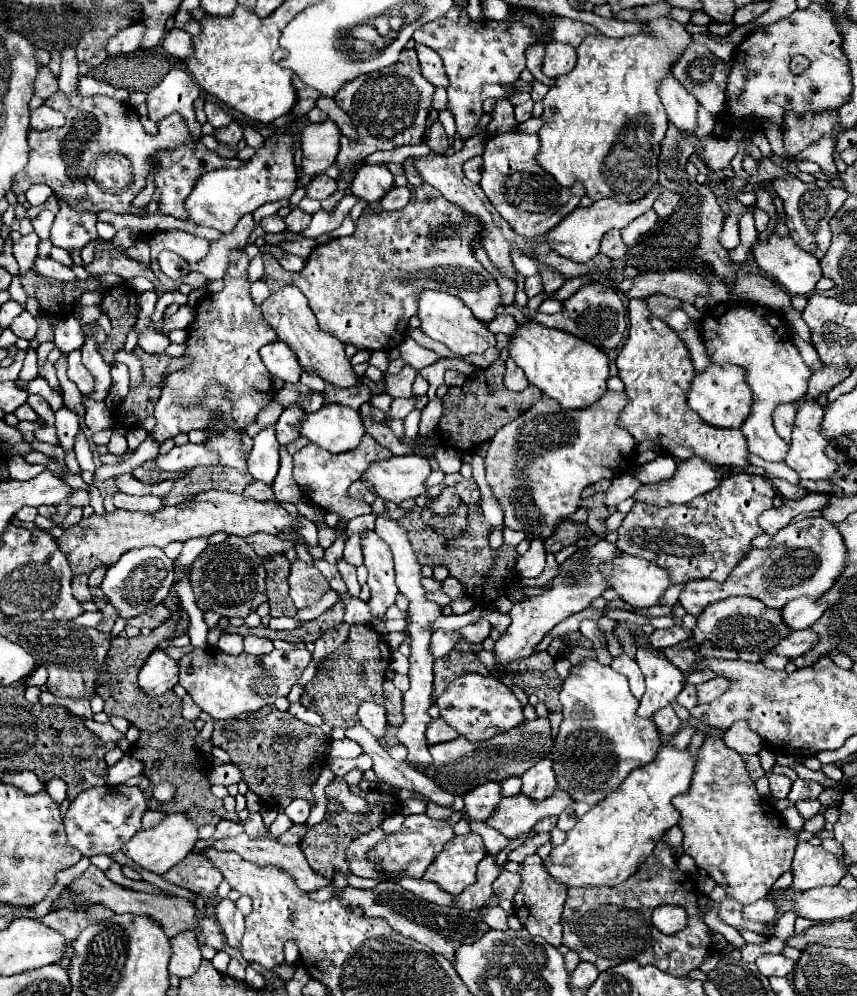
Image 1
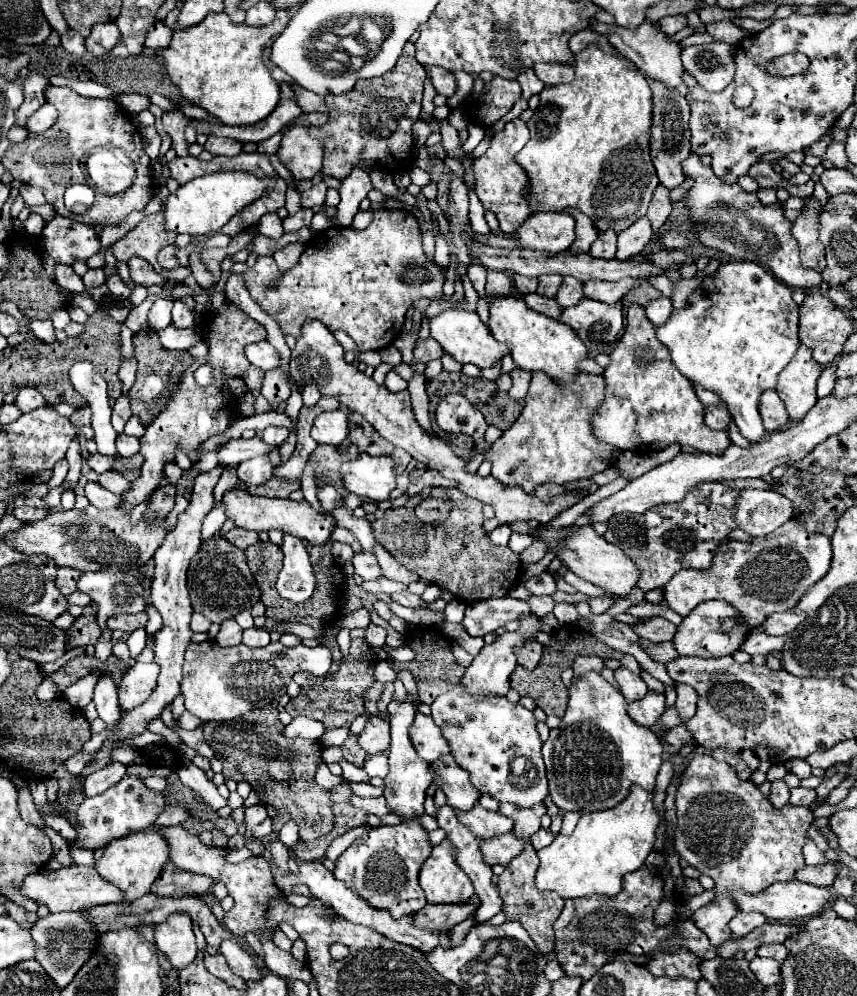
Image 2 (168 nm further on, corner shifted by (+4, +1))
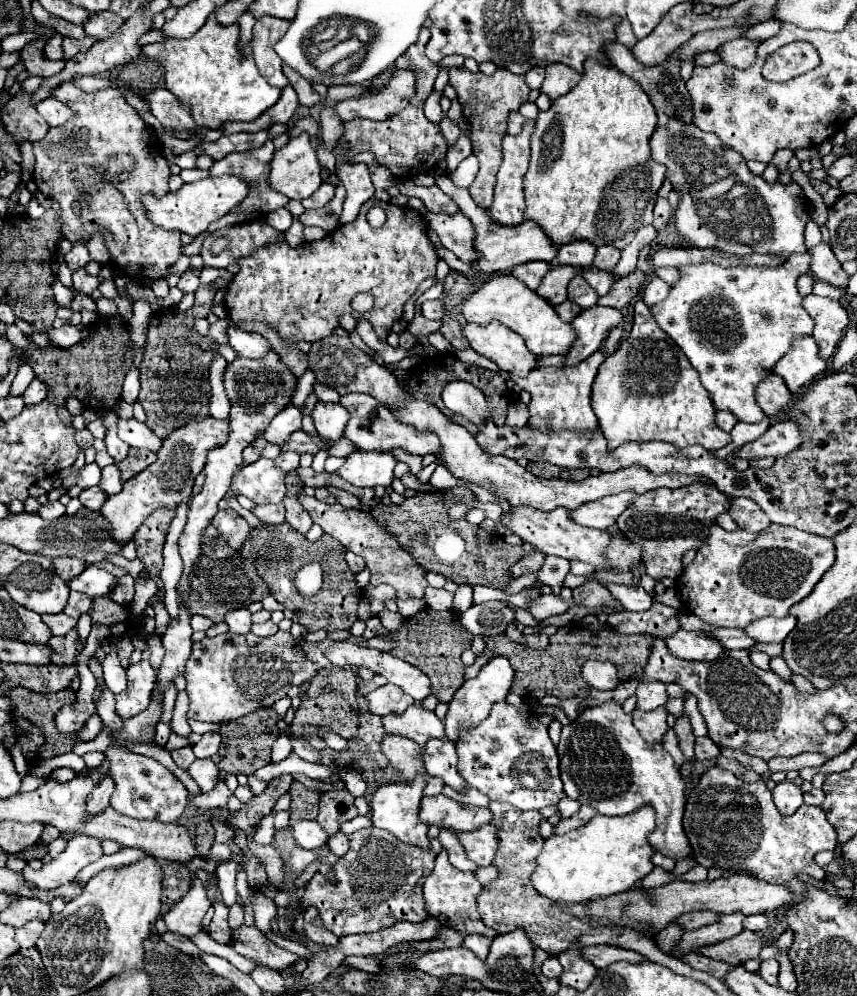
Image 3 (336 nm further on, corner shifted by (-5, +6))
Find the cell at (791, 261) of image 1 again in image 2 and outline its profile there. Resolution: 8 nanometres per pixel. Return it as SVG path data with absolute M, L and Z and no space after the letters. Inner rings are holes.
M694 153L688 157L688 161L684 161L684 173L696 181L686 199L690 207L688 217L696 223L694 233L706 247L718 249L738 261L760 263L766 271L770 271L776 279L792 289L812 289L822 283L818 271L810 271L802 265L798 243L790 235L792 223L782 215L780 203L764 207L754 193L748 195L738 185L728 187L720 177L712 173L710 167L704 167Z

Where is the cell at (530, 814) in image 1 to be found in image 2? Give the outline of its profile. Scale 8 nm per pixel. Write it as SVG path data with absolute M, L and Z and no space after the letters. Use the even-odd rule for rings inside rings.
M476 805L472 811L456 811L456 815L460 815L460 821L482 839L510 833L514 823L510 817L504 817L500 811L490 811L484 809L482 805Z

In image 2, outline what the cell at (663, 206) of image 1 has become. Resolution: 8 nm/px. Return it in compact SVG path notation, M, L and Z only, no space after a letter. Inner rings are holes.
M658 185L656 191L654 191L654 197L652 197L652 203L648 207L648 213L646 217L650 219L652 223L652 229L658 233L658 229L664 225L664 221L668 219L672 211L672 201L670 201L670 191L664 187L664 185Z

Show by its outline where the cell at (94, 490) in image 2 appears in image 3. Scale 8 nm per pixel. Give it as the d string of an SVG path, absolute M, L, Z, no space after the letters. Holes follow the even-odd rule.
M93 486L93 488L87 488L79 494L79 502L81 506L89 508L89 510L99 510L99 506L107 500L105 494L101 494L101 488L99 486Z

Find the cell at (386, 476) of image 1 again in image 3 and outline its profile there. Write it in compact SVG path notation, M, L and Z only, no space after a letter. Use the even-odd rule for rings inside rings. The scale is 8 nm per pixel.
M351 452L337 474L353 486L389 486L397 460L391 452Z

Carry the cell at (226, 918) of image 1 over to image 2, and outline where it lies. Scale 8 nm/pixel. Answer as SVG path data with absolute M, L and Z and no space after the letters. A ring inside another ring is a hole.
M224 939L224 943L220 945L220 953L226 957L230 969L236 975L240 975L242 979L260 979L260 973L258 973L258 967L256 967L254 959L236 941Z

